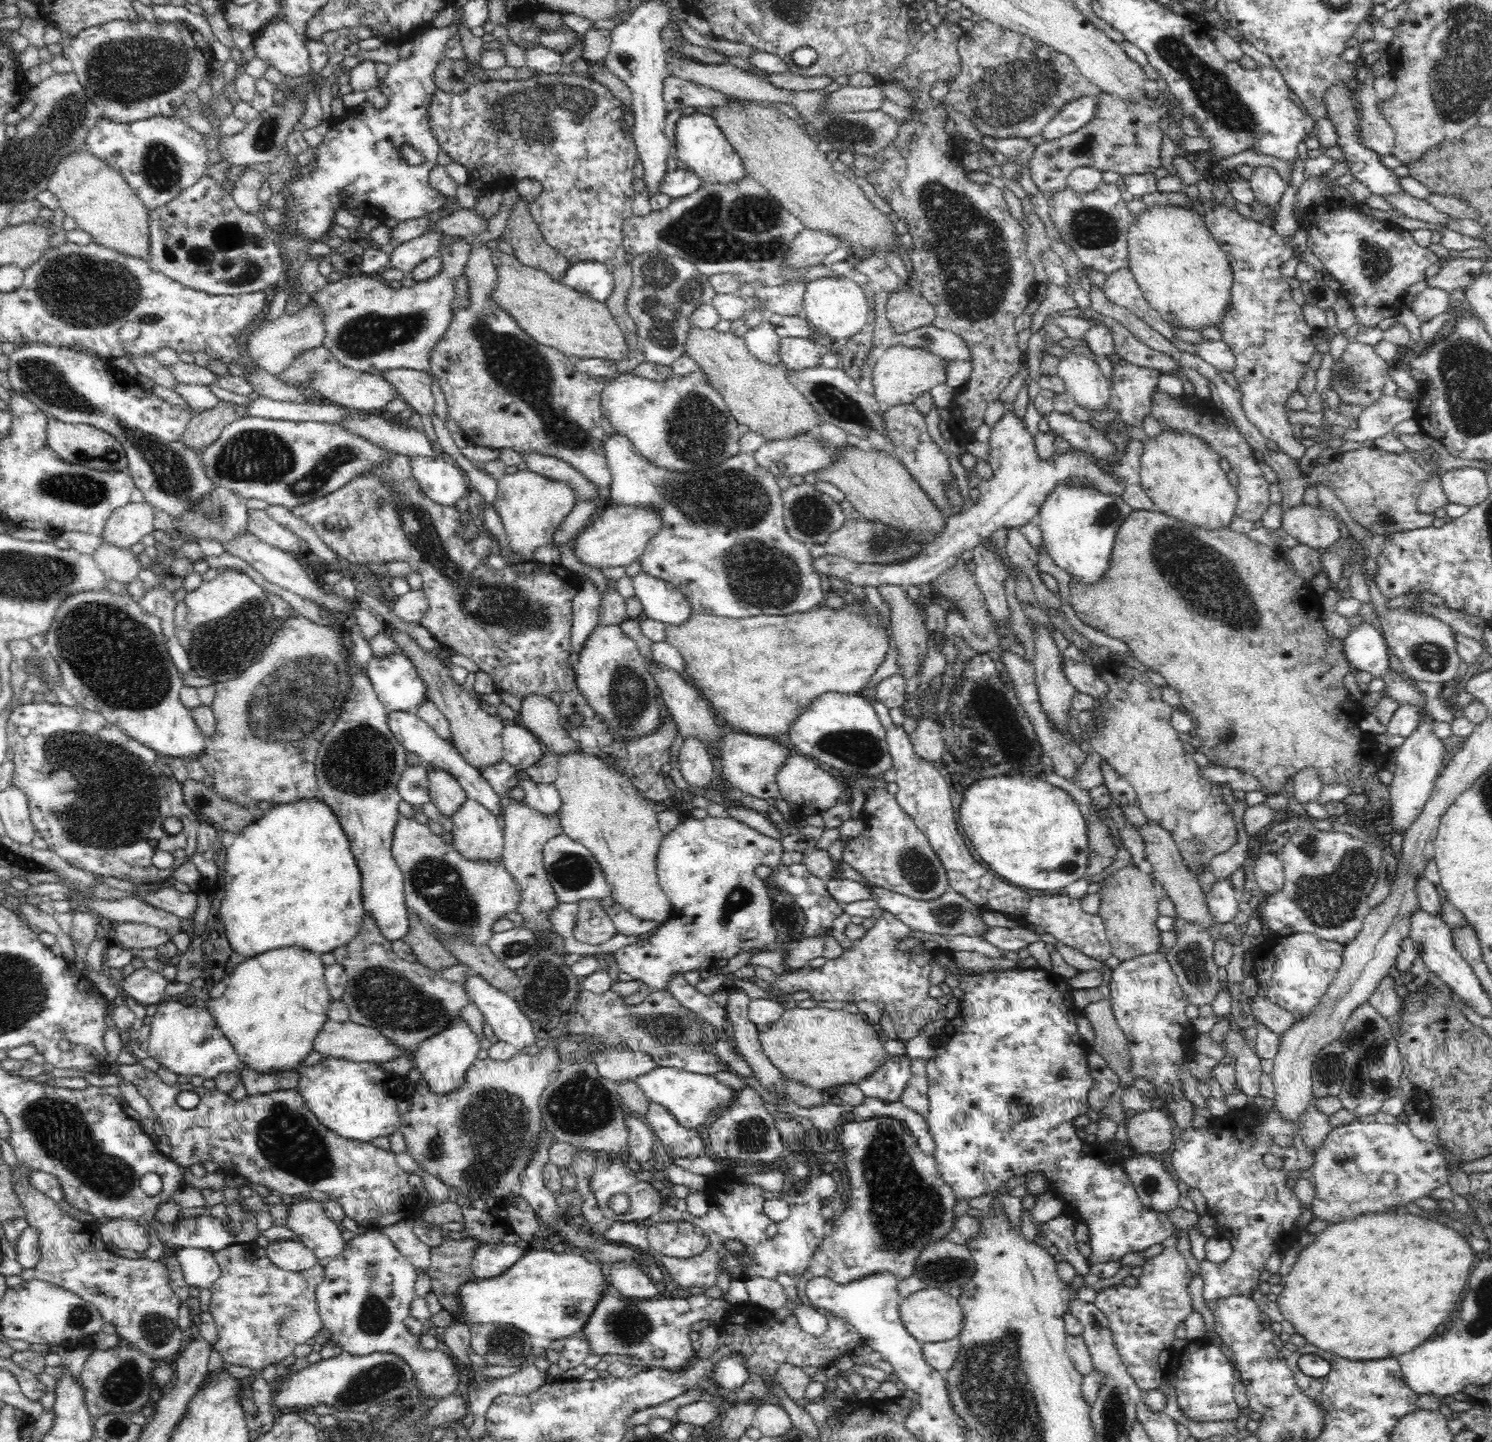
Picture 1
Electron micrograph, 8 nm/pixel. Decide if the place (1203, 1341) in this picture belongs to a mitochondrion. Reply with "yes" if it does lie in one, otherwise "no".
no

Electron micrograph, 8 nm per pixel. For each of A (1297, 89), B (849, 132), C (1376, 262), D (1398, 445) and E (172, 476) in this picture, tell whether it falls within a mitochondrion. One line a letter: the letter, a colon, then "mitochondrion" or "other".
A: other
B: mitochondrion
C: mitochondrion
D: other
E: mitochondrion

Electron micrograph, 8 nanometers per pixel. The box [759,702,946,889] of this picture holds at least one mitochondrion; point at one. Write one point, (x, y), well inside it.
(858, 749)

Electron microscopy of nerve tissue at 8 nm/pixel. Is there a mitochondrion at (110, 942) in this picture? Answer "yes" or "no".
no

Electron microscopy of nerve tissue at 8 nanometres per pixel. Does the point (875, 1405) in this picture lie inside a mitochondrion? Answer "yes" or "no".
no

